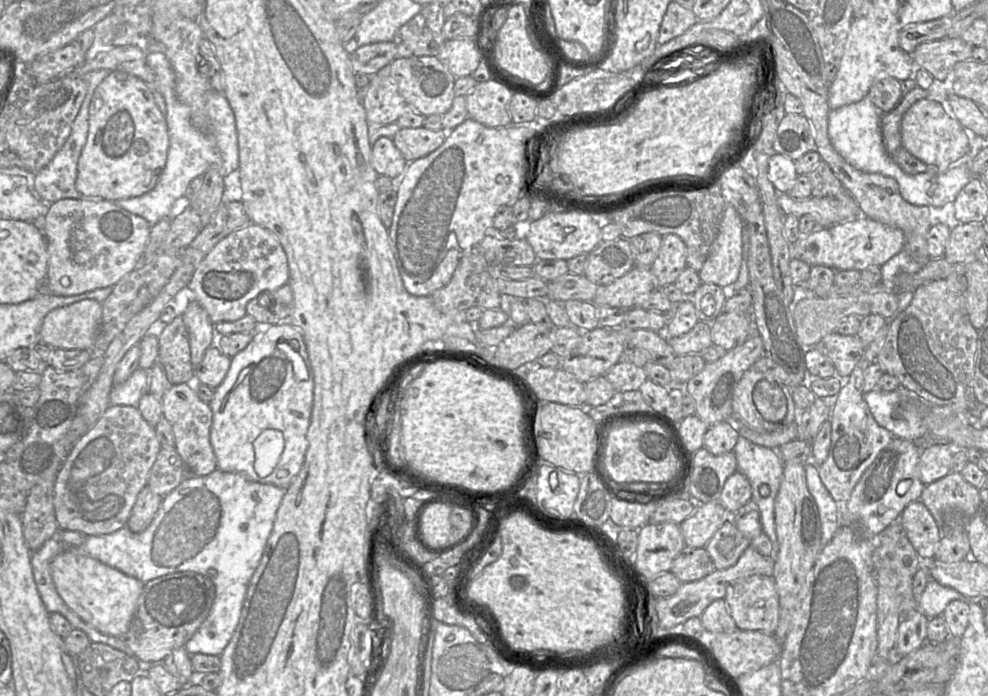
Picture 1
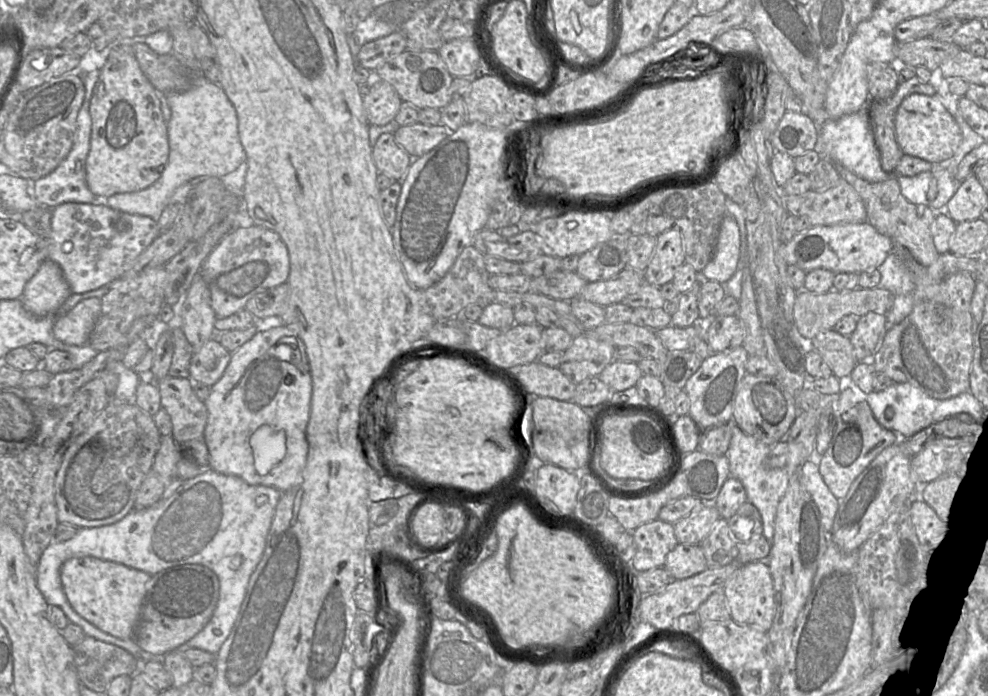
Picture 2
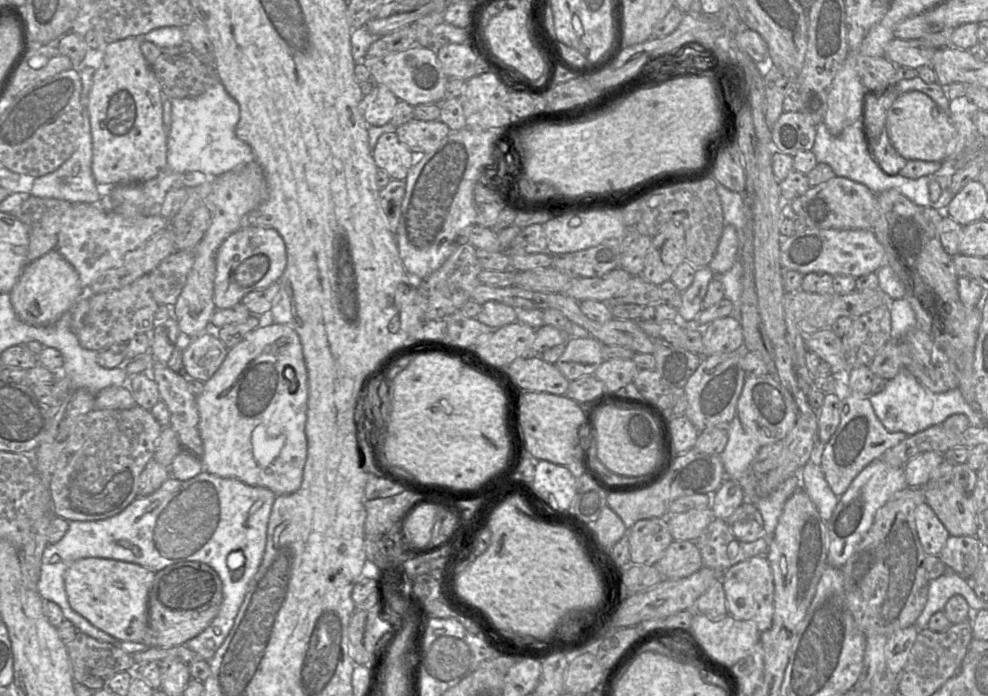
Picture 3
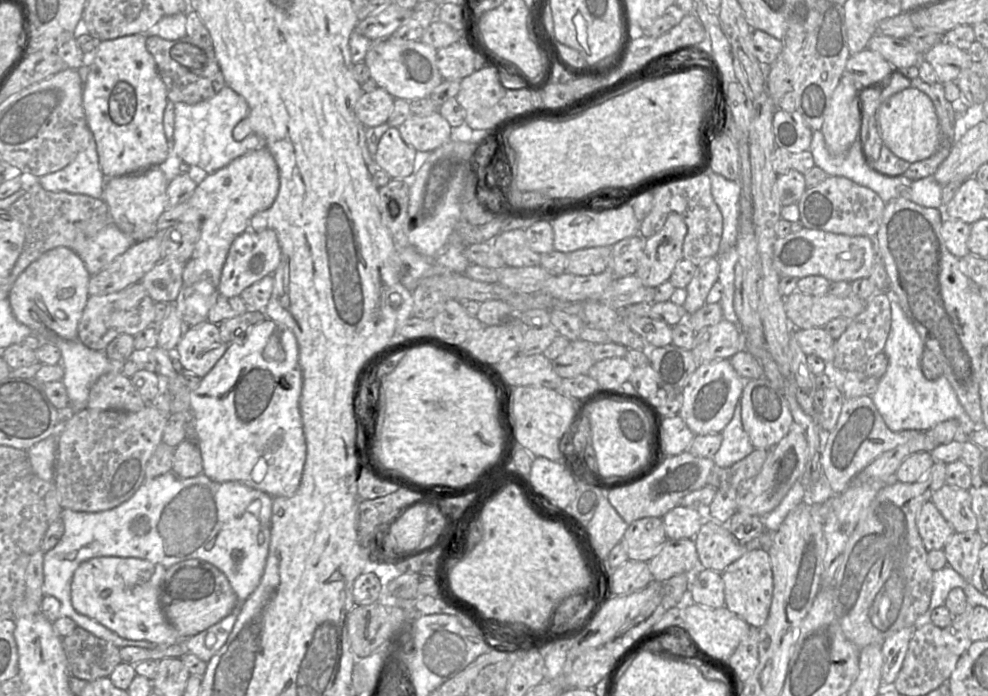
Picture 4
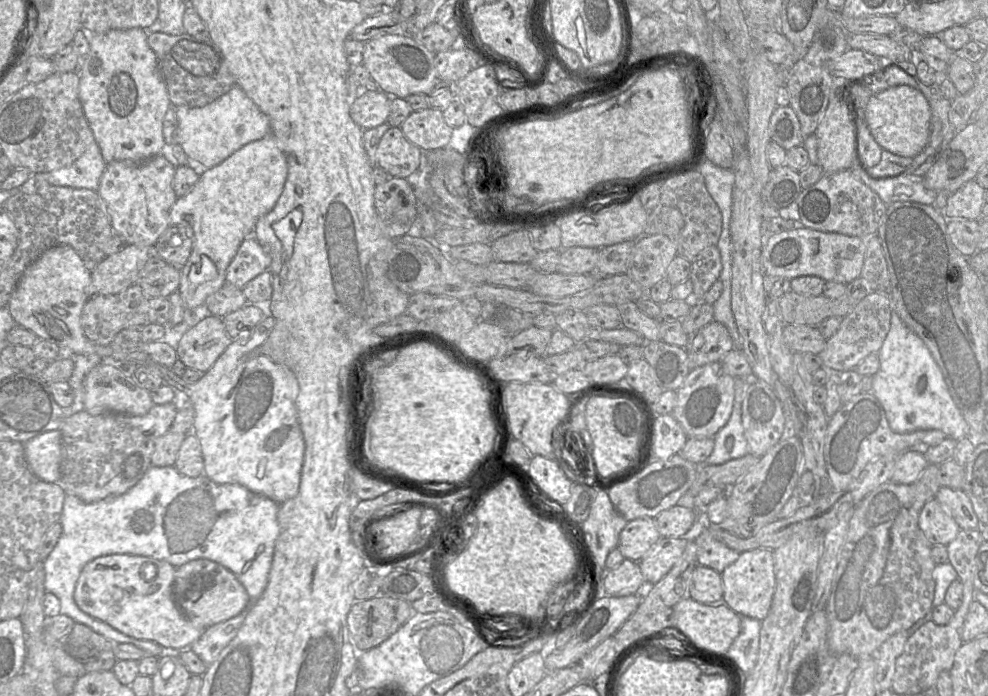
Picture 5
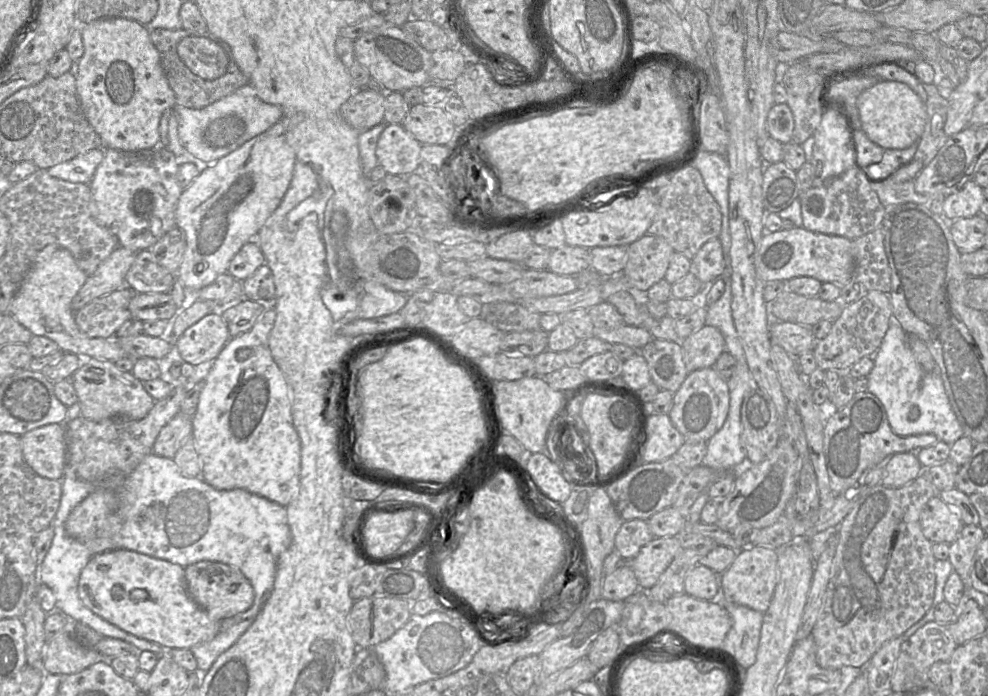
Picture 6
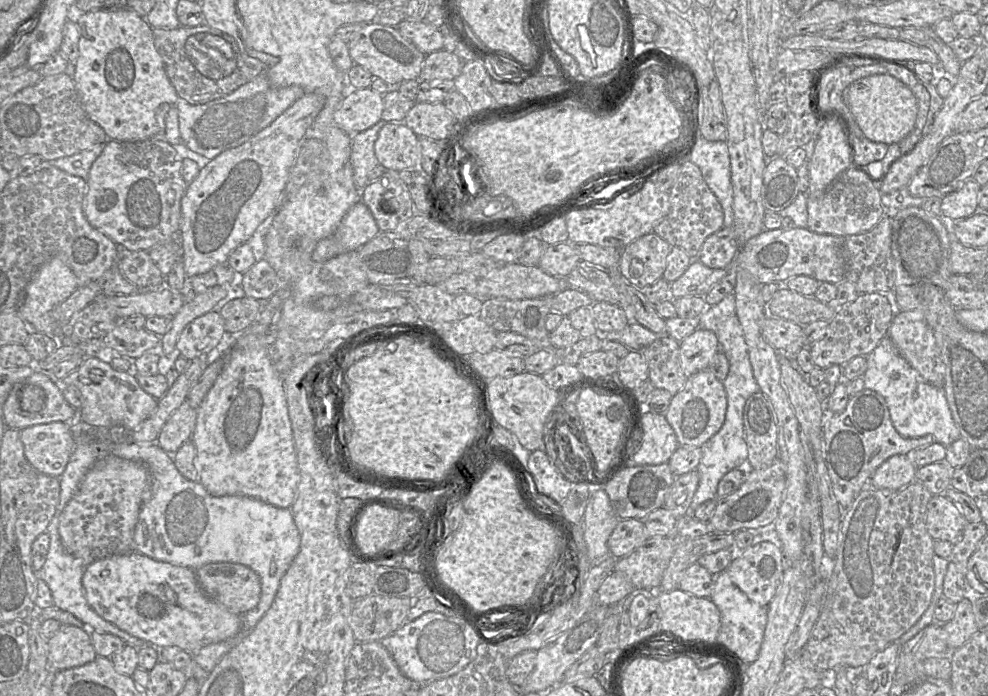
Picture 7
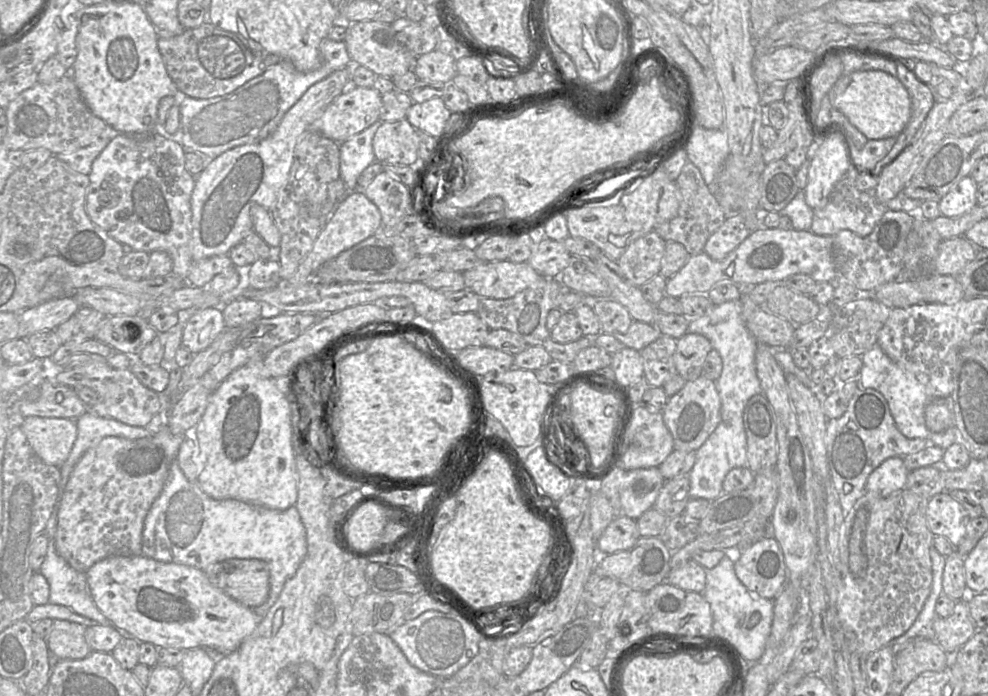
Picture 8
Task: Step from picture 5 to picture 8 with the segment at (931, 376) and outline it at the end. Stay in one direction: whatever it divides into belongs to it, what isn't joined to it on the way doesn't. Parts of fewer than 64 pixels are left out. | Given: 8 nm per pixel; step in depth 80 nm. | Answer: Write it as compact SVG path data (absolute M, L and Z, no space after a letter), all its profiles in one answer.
M877 343L861 356L863 365L858 375L859 388L872 388L886 399L897 429L908 439L927 439L935 446L945 450L953 443L960 441L959 430L953 426L943 432L932 432L925 424L925 407L933 399L926 388L910 373L893 362Z

